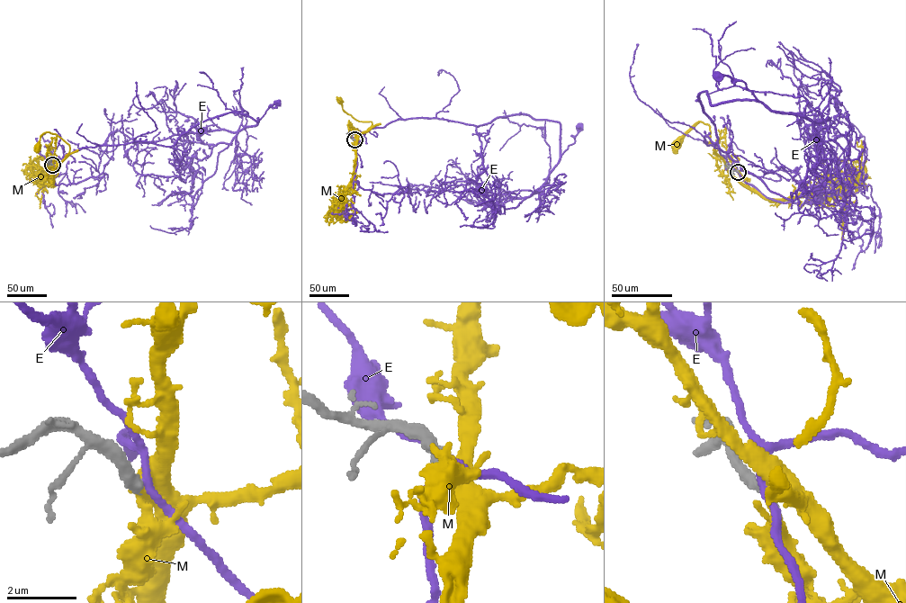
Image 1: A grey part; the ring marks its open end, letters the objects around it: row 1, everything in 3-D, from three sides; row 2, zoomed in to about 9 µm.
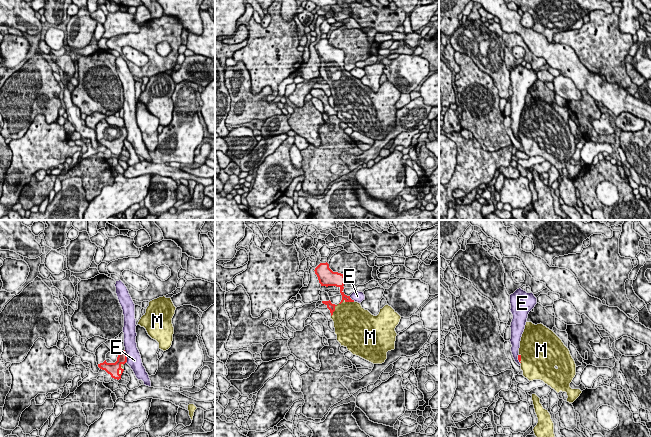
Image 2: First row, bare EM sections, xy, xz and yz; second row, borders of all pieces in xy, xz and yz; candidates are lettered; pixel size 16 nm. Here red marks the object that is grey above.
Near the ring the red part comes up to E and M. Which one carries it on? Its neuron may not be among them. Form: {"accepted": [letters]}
{"accepted": ["M"]}

